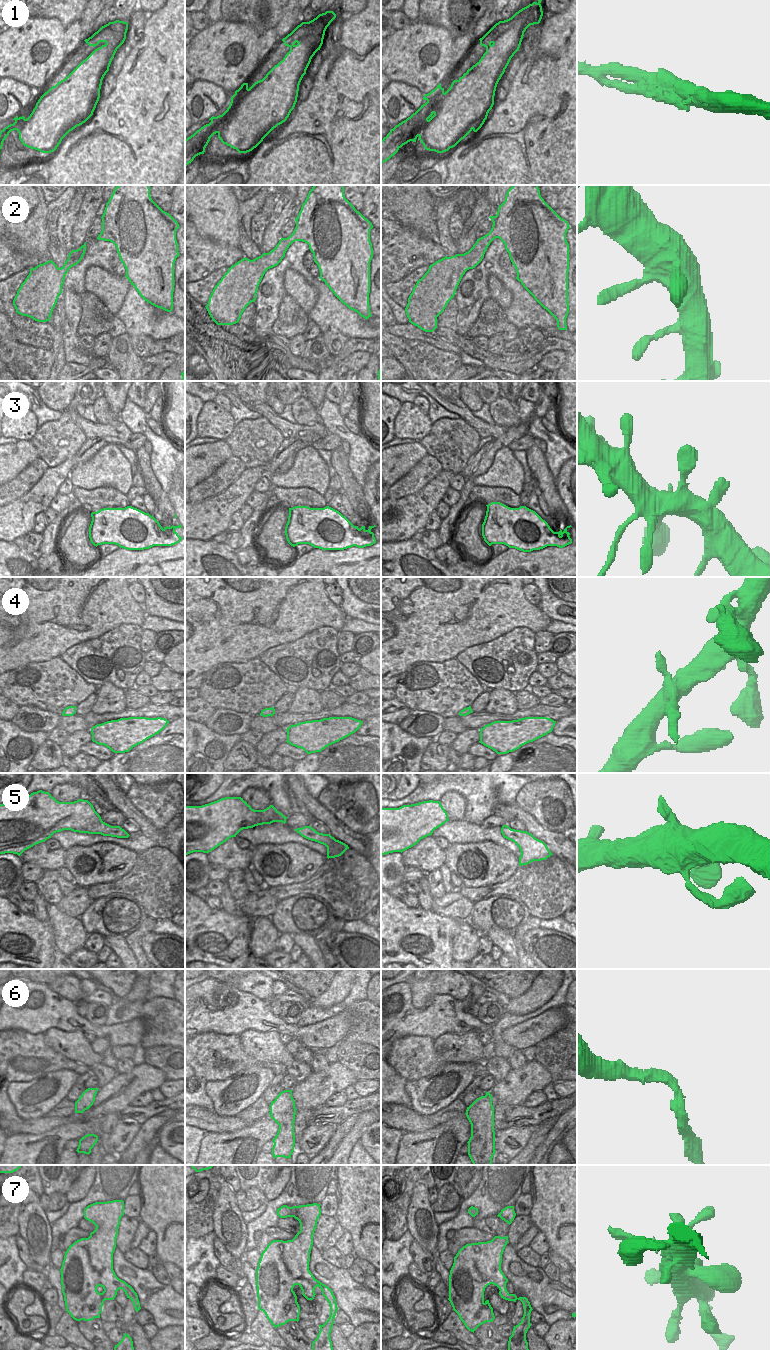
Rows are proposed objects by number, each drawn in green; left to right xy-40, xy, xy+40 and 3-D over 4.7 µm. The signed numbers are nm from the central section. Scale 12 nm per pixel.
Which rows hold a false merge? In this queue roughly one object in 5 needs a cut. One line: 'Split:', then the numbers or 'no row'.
Split: no row

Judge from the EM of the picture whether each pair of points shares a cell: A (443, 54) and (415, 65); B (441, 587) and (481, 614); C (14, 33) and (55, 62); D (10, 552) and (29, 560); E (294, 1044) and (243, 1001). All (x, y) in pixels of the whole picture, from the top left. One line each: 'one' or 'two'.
A: one
B: one
C: one
D: one
E: two

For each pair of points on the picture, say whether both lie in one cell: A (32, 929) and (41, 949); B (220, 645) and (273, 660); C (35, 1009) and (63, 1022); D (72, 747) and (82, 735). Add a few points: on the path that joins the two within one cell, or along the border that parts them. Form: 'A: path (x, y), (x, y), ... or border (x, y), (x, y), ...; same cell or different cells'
A: path (32, 934), (36, 944); same cell
B: border (280, 644), (268, 648), (258, 657); different cells
C: path (42, 1009), (47, 1009), (56, 1018); same cell
D: path (73, 744), (79, 738); same cell

